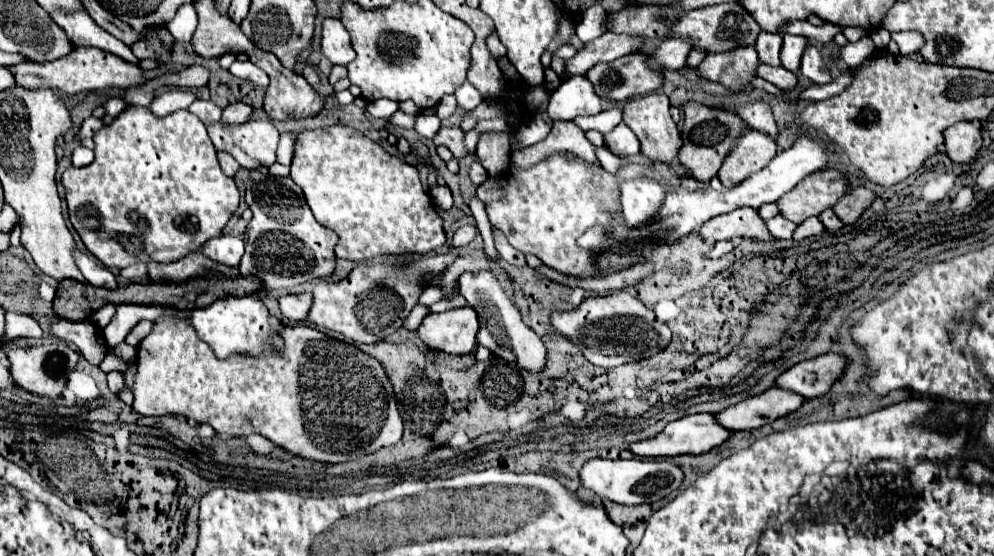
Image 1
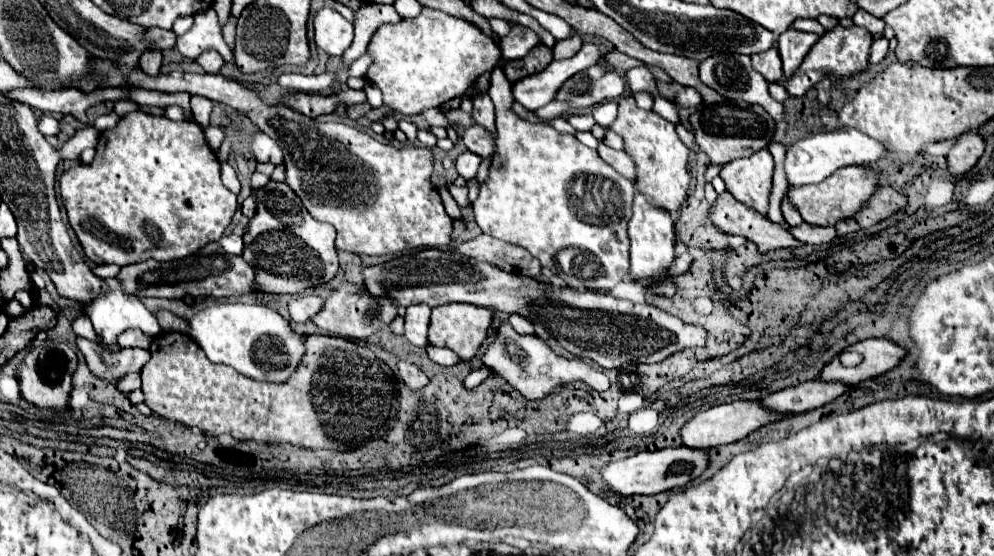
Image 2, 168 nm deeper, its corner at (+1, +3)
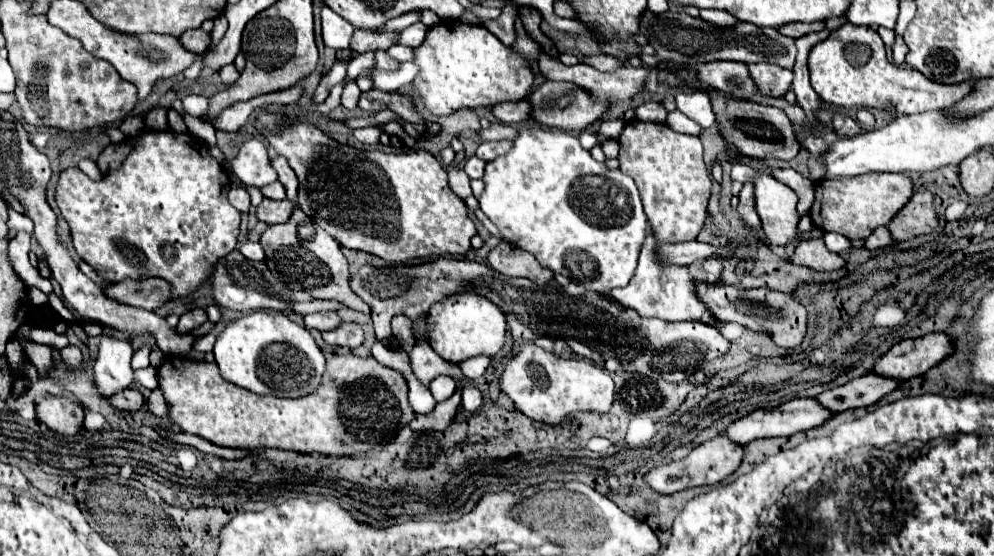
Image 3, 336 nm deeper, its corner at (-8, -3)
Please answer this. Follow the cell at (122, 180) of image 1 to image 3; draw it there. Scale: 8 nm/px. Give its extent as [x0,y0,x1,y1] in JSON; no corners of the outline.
[57,130,241,298]

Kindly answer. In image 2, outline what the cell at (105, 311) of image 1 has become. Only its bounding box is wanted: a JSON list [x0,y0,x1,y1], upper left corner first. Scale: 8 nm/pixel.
[88,278,160,348]

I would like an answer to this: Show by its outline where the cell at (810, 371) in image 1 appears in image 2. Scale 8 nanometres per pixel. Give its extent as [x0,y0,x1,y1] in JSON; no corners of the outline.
[820,338,906,386]

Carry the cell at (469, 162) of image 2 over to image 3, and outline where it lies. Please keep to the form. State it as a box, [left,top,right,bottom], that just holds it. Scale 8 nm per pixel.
[465,156,485,180]

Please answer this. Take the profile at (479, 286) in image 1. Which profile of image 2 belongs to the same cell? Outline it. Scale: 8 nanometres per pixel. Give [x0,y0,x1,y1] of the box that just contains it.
[482,324,610,400]

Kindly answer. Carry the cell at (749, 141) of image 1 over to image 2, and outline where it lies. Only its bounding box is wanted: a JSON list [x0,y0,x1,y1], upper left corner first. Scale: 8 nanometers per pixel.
[720,150,774,216]

